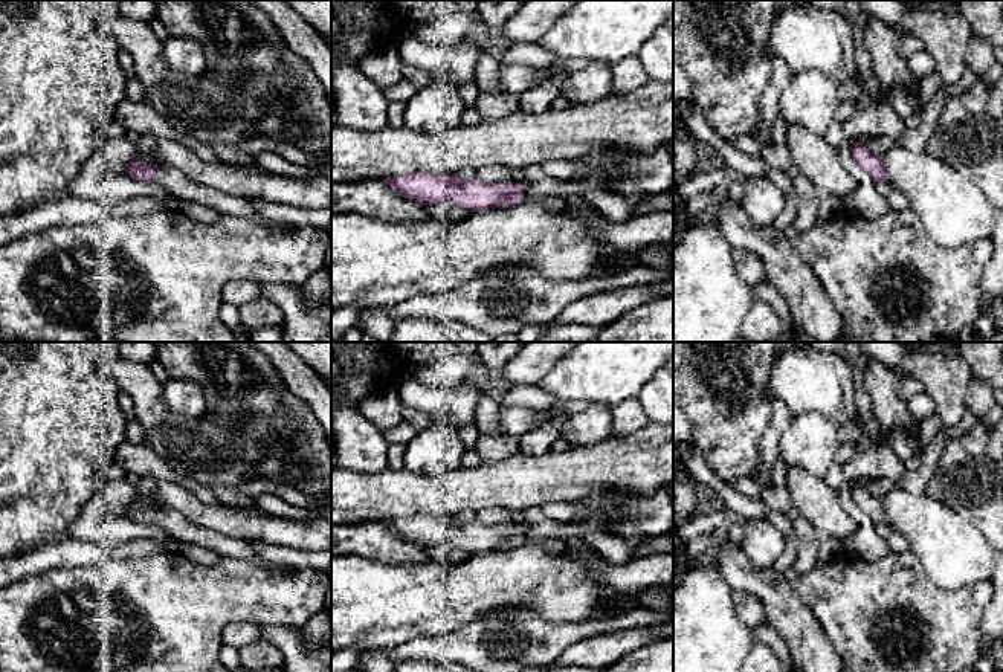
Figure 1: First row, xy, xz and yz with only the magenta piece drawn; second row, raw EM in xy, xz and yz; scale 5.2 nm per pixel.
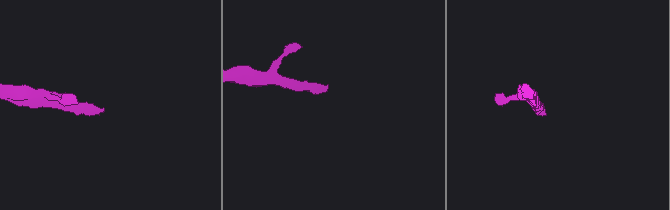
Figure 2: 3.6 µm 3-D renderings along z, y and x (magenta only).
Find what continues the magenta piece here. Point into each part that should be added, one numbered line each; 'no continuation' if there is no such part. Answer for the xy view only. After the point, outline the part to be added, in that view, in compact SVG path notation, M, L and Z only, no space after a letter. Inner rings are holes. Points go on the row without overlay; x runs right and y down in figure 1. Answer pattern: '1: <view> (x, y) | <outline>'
1: xy (179, 527) | M166 510L159 515L153 515L151 524L162 527L173 539L179 542L209 548L220 557L241 559L264 568L284 568L278 564L270 564L261 559L253 548L253 542L229 538L211 528L202 527L185 518L177 510Z

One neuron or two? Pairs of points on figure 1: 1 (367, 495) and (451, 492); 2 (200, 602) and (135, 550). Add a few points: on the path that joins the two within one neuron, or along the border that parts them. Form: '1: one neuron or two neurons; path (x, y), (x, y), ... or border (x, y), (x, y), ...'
1: one neuron; path (388, 495), (429, 495)
2: two neurons; border (165, 552), (109, 559)

